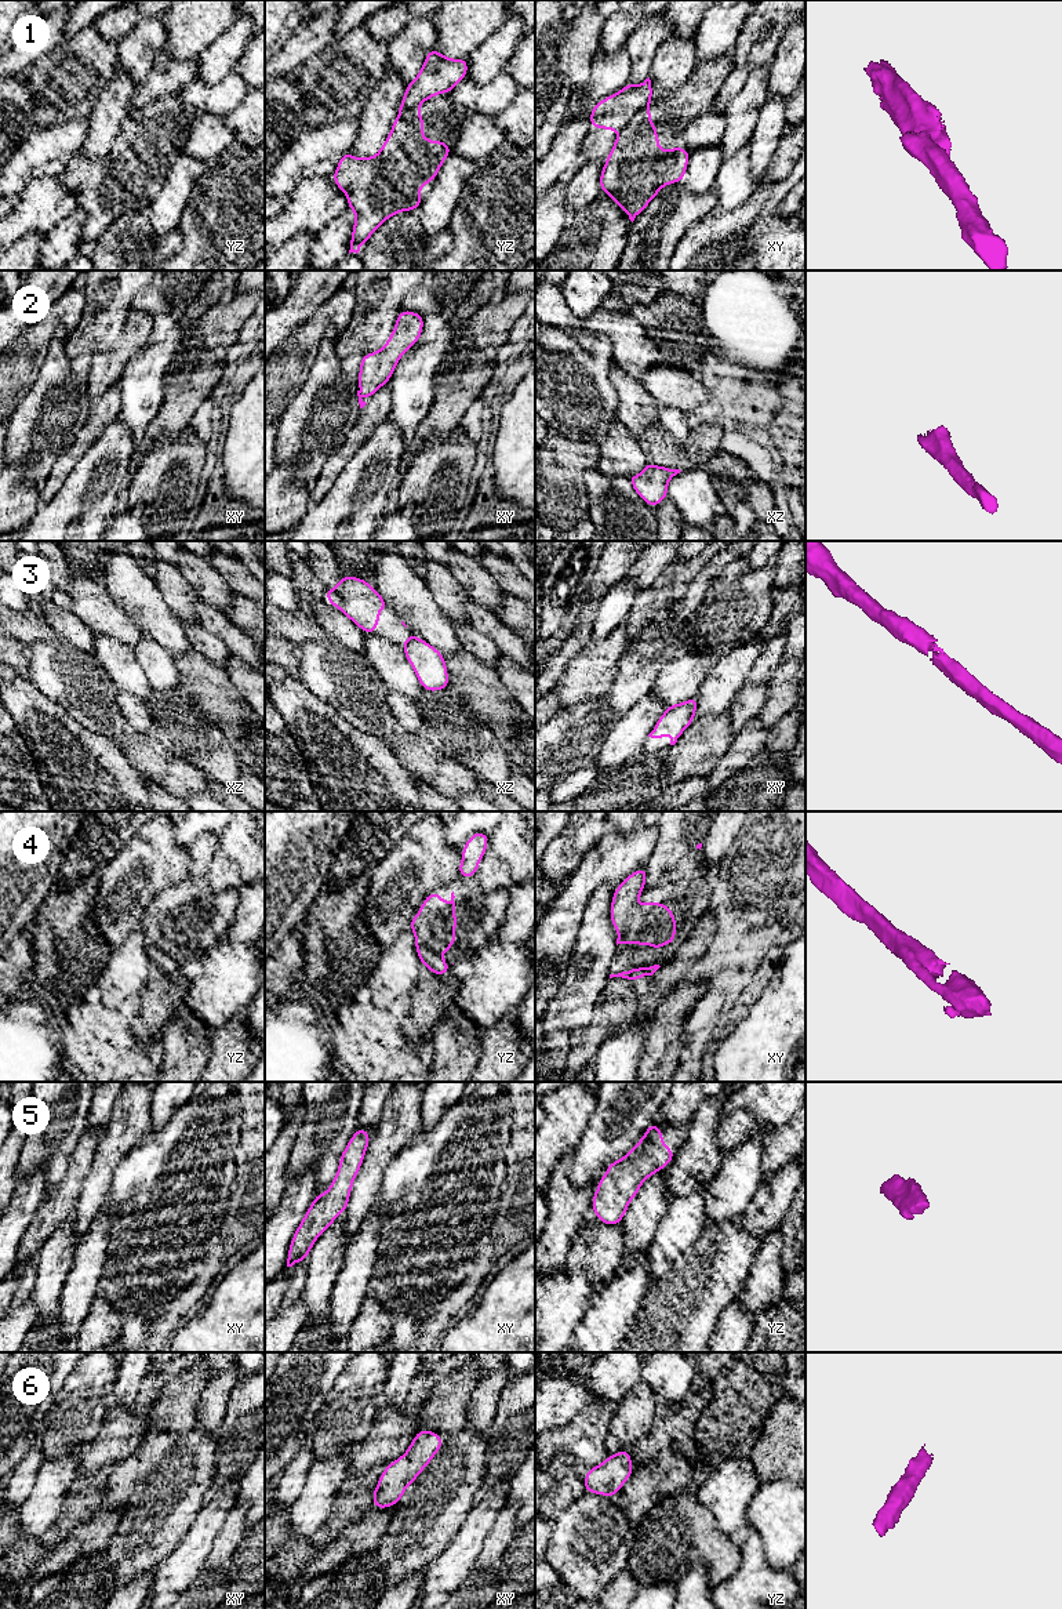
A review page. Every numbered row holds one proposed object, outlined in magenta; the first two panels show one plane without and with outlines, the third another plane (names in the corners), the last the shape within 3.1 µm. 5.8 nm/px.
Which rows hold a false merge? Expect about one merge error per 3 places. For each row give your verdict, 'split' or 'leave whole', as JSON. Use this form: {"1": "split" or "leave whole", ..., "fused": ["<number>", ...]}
{"1": "split", "2": "leave whole", "3": "split", "4": "leave whole", "5": "leave whole", "6": "leave whole", "fused": ["1", "3"]}

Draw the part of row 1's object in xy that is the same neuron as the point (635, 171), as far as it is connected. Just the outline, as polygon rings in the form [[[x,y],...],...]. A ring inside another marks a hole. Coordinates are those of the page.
[[[647,105],[619,131],[600,174],[600,190],[633,222],[665,185],[683,182],[688,157],[687,148],[659,149]]]

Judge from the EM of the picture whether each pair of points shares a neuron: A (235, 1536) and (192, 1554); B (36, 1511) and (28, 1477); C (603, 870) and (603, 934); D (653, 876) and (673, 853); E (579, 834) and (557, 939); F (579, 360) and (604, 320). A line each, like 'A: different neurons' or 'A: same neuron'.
A: different neurons
B: different neurons
C: different neurons
D: same neuron
E: different neurons
F: different neurons

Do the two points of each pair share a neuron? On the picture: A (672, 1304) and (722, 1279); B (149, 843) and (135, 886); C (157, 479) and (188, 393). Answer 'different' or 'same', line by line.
A: same
B: same
C: different

